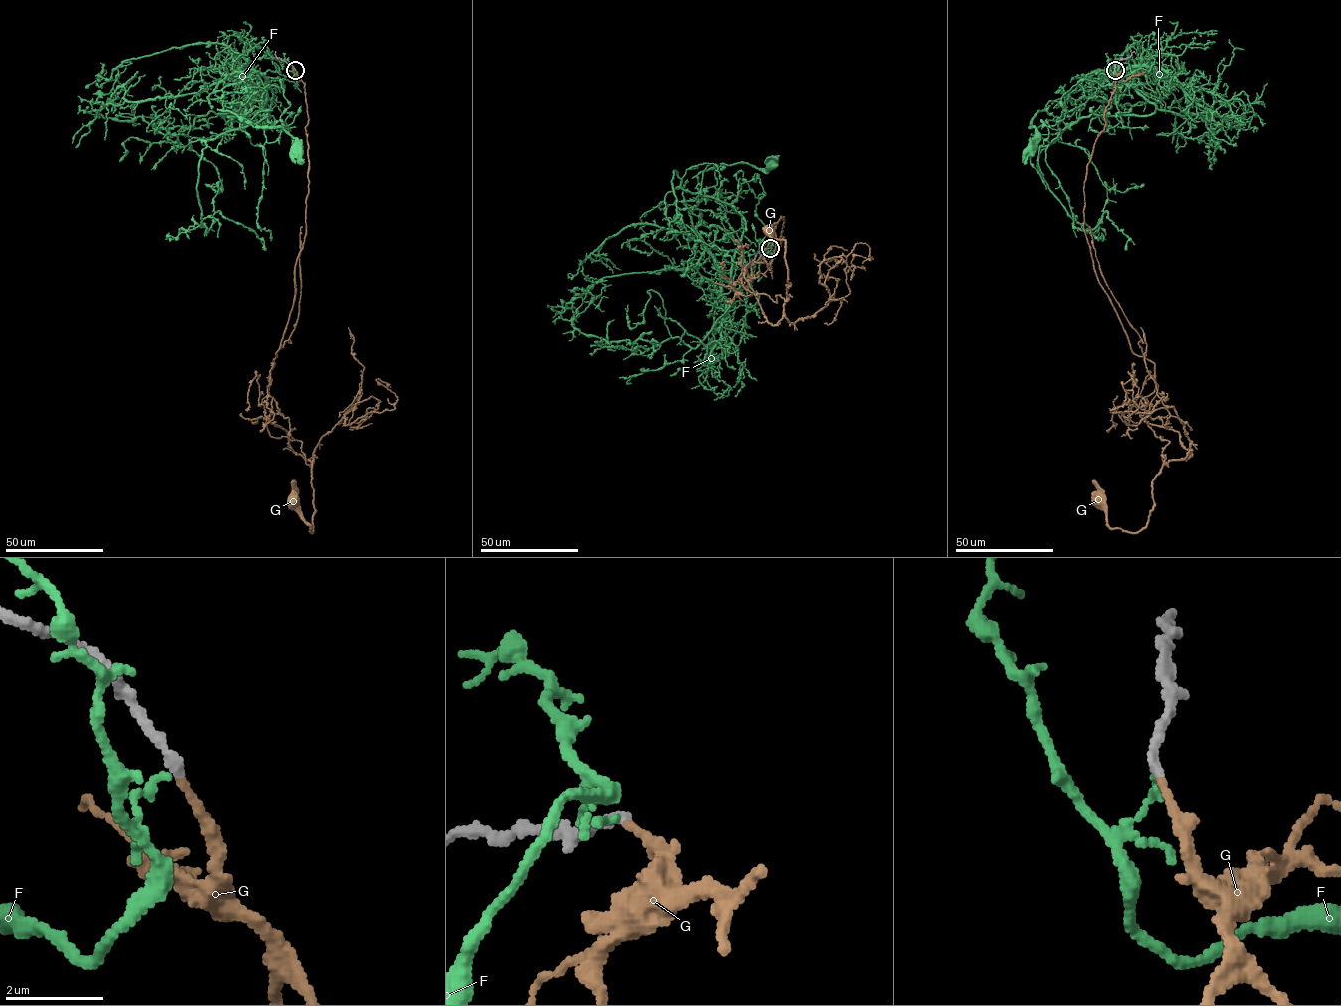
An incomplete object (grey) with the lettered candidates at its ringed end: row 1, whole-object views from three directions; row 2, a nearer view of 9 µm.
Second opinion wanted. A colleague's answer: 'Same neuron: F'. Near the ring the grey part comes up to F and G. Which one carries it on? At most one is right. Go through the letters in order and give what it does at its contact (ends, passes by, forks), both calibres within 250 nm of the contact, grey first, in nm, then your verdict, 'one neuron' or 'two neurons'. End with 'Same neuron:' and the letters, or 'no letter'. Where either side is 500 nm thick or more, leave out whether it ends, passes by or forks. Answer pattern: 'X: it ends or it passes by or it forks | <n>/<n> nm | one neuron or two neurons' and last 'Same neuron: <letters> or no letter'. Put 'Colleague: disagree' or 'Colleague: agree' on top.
Colleague: disagree
F: it ends | 220/150 nm | two neurons
G: it ends | 220/150 nm | one neuron
Same neuron: G

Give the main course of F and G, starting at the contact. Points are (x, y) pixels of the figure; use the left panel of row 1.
F: (295, 70), (284, 76), (270, 58), (256, 59), (214, 90), (221, 109), (254, 127), (281, 126), (297, 151)
G: (295, 70), (308, 116), (309, 193), (295, 296), (269, 376), (269, 421), (311, 463), (312, 532), (293, 498)

